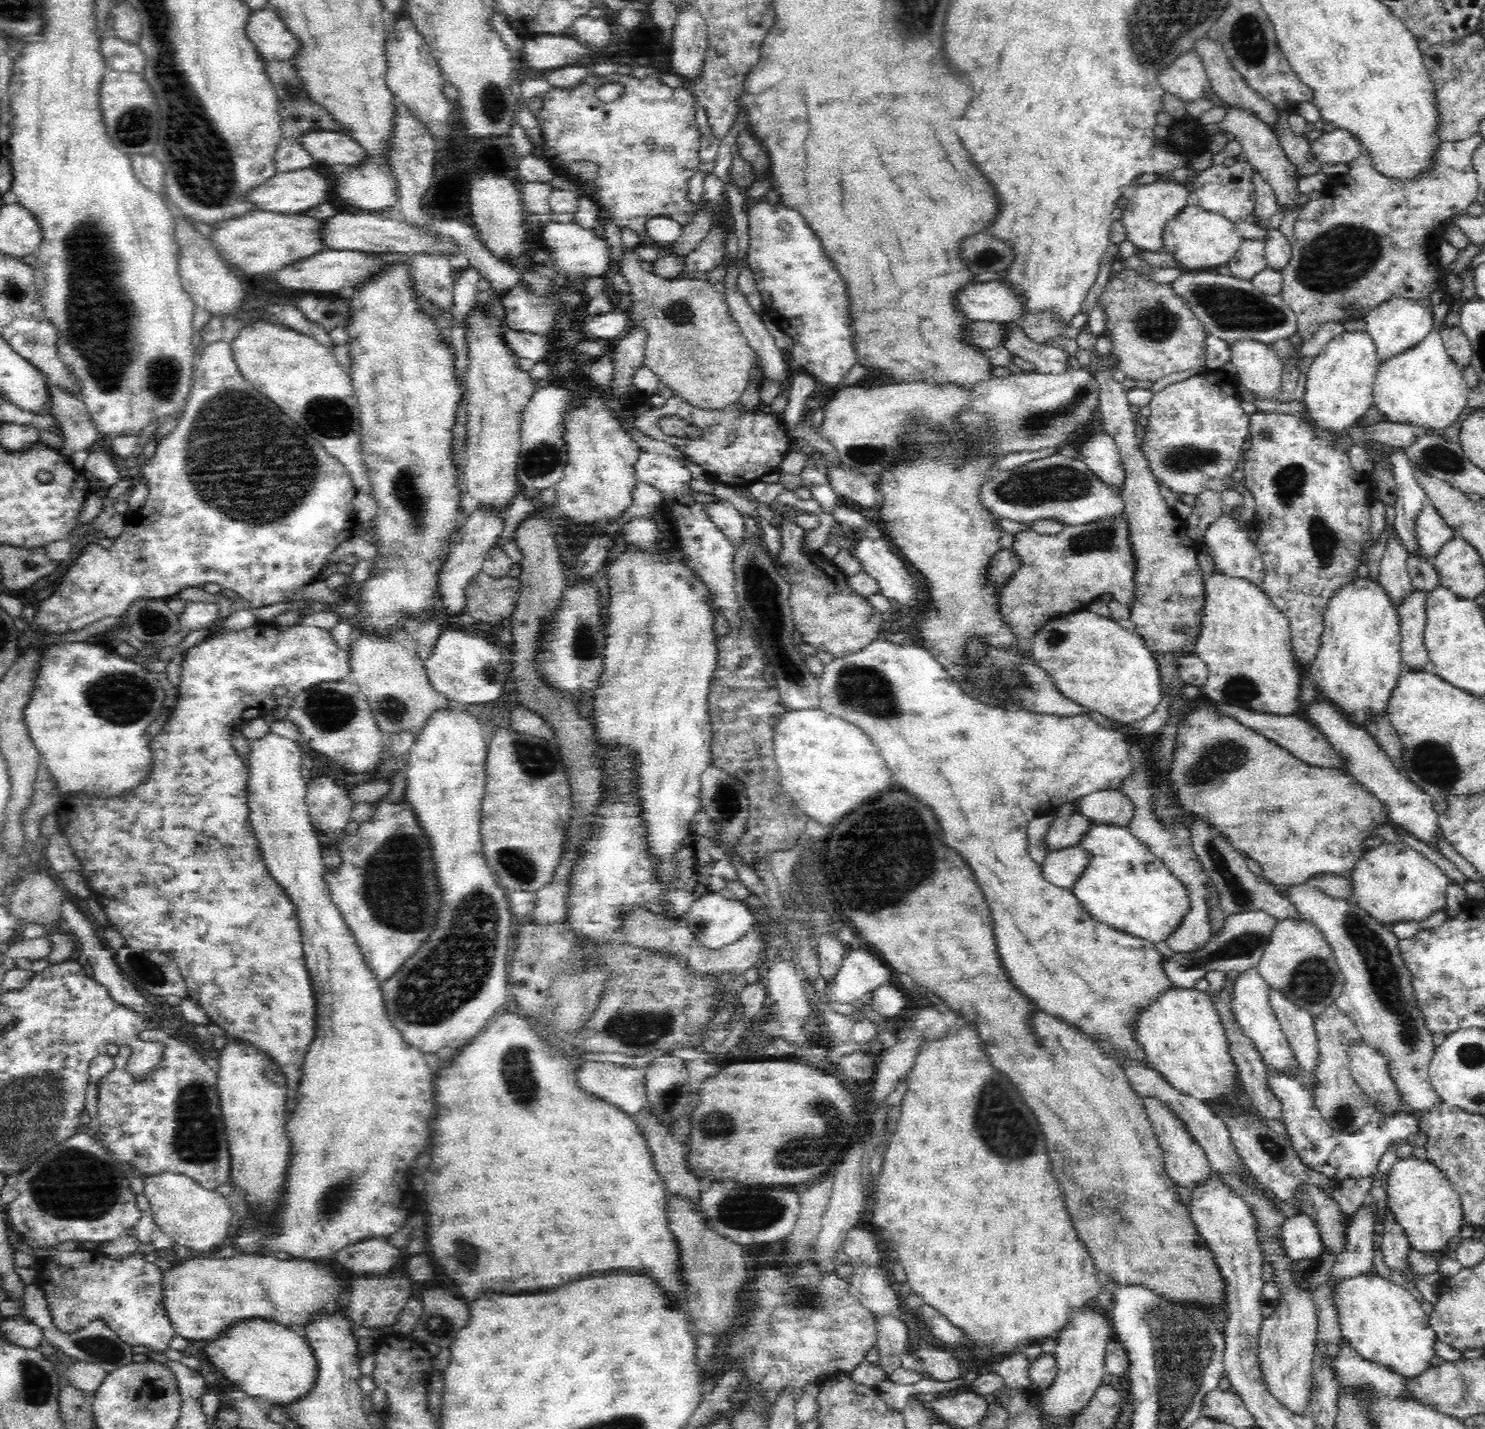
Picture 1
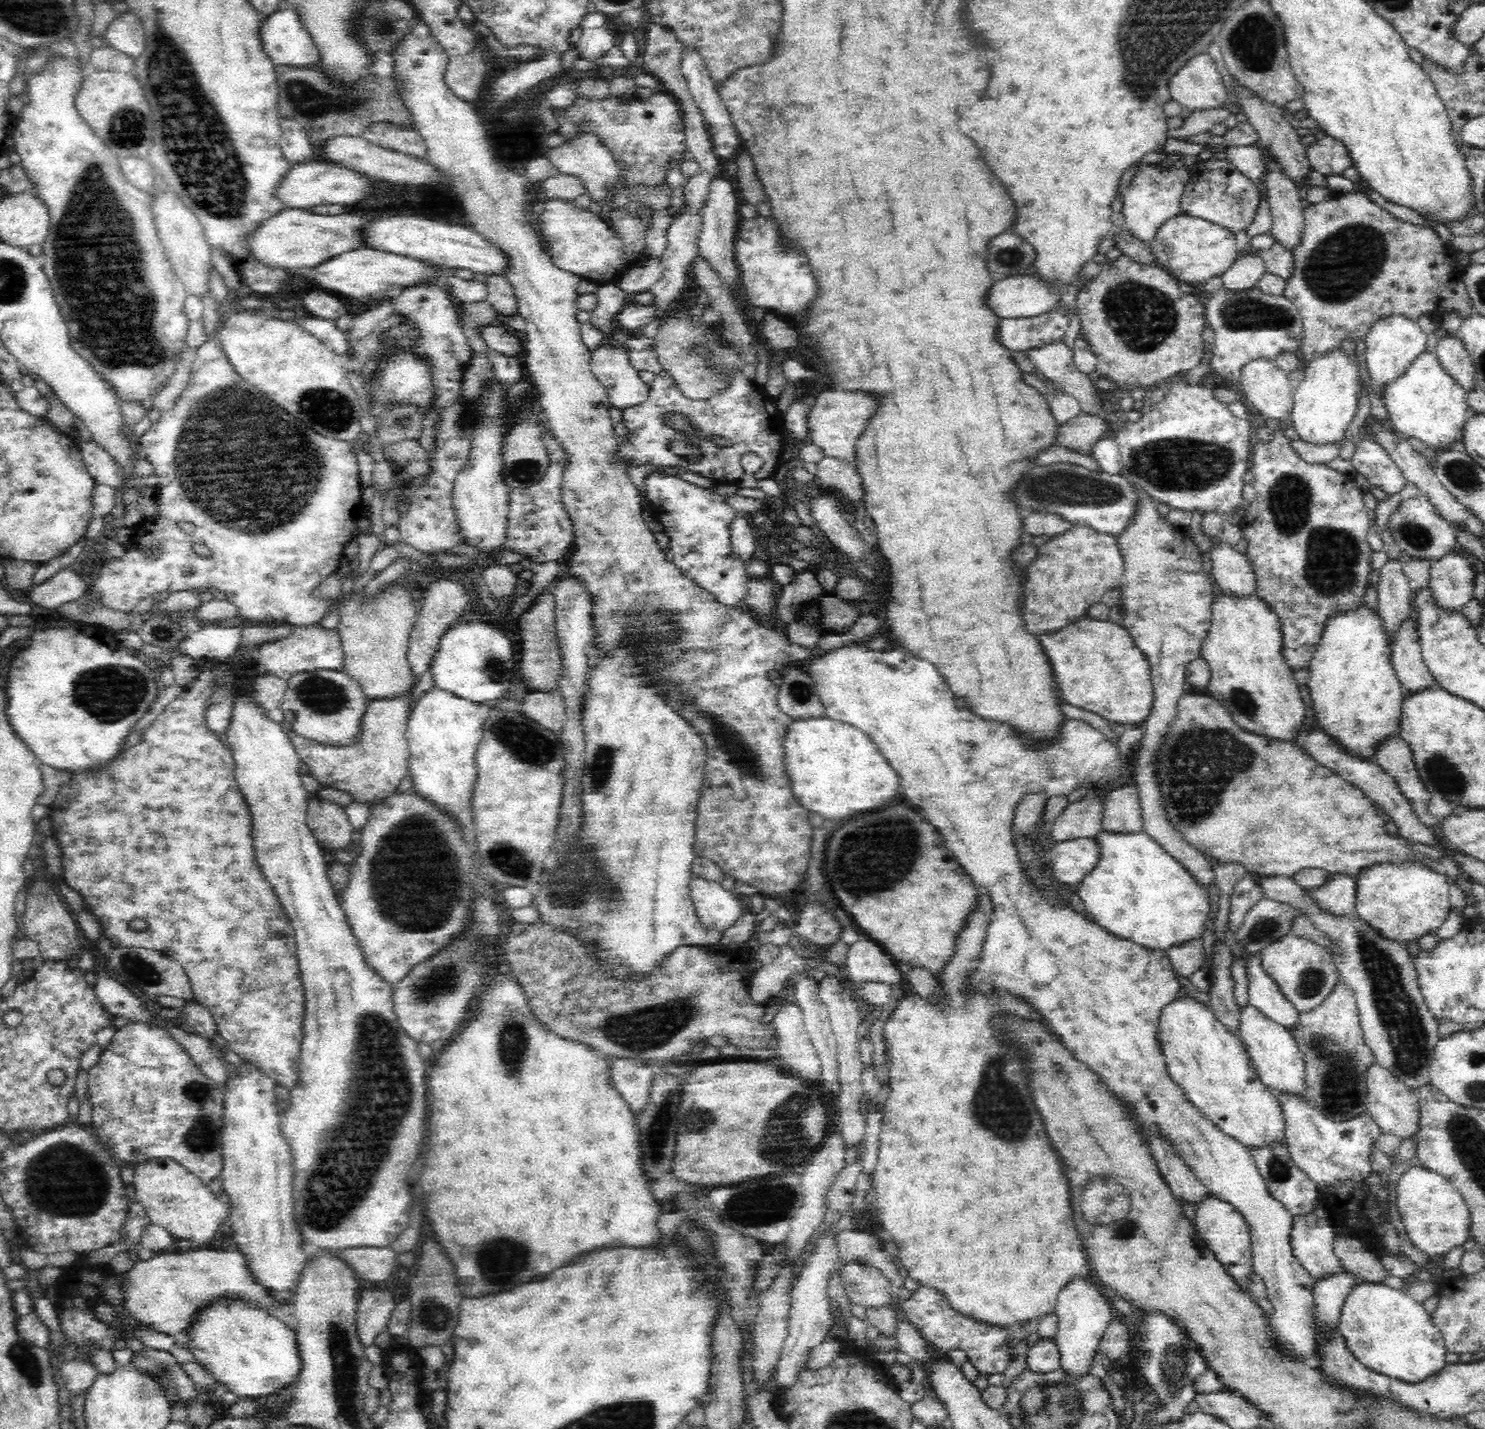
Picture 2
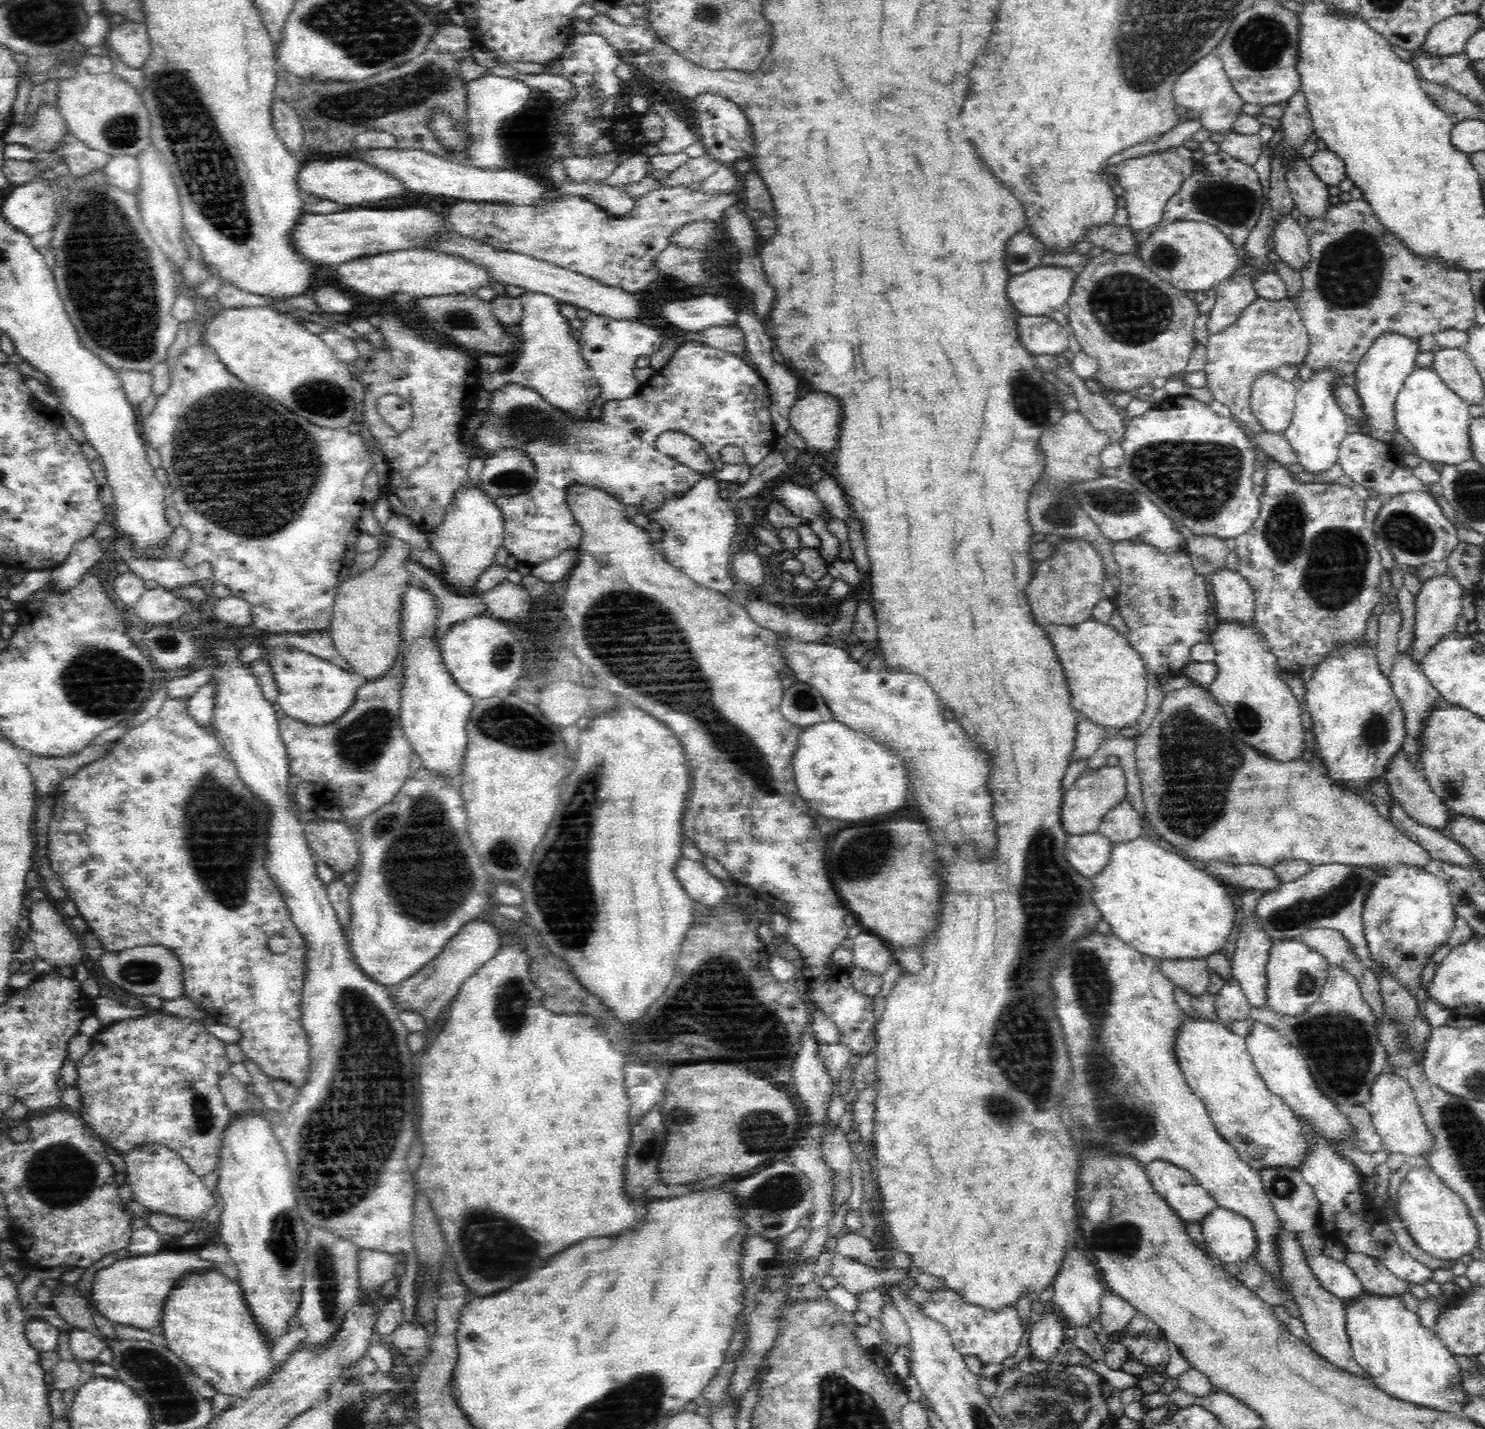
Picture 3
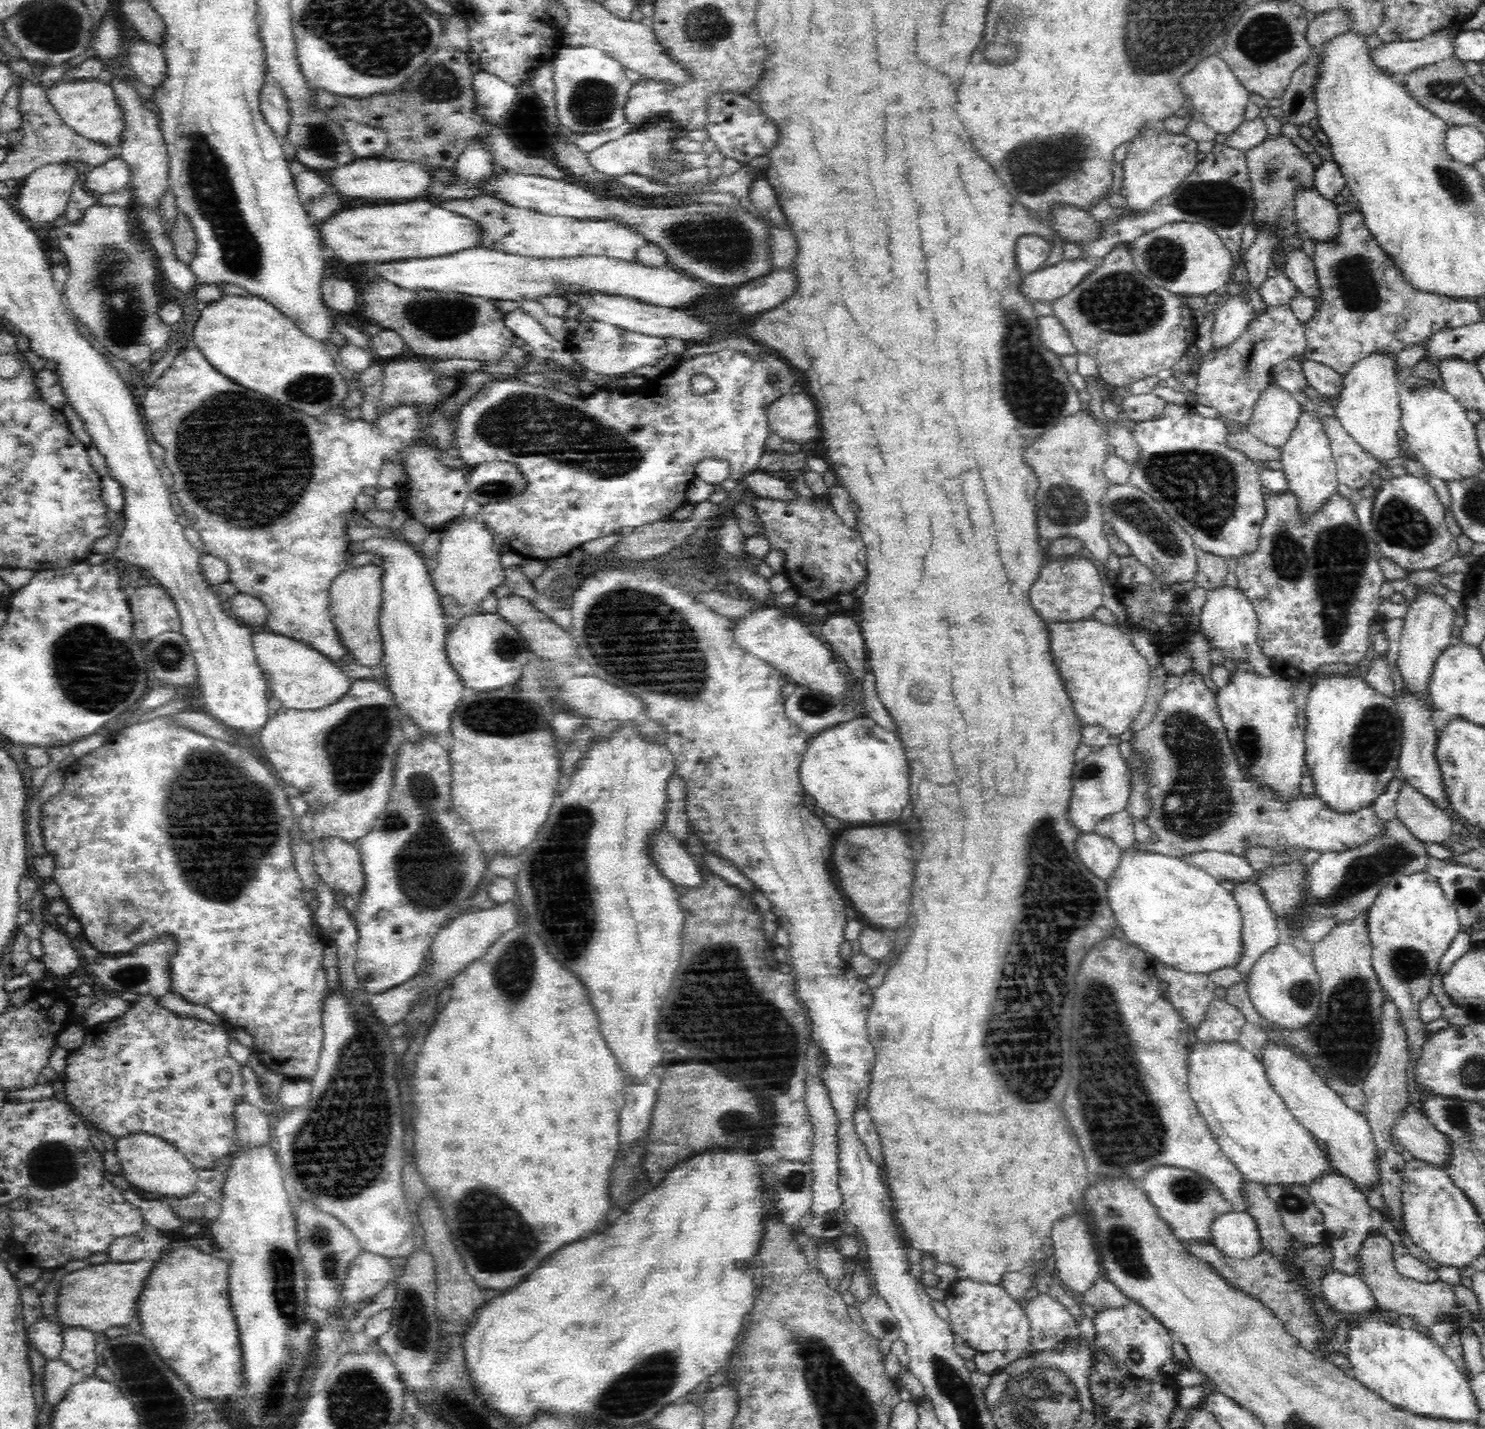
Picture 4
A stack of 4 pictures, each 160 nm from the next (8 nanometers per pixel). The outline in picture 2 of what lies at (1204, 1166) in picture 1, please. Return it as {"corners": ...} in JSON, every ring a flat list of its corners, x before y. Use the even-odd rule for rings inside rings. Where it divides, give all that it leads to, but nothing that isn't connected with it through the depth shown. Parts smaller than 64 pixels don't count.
{"corners":[[1152,1138,1148,1145,1160,1177,1168,1184,1168,1189,1178,1202,1198,1206,1209,1198,1208,1189,1194,1177,1193,1172,1177,1156,1168,1141]]}

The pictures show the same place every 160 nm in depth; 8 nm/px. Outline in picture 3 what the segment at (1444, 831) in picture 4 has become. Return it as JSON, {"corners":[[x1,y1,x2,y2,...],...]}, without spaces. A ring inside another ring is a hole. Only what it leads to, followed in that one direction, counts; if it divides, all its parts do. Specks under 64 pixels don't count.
{"corners":[[1400,750,1393,758,1387,774,1383,777,1389,796,1392,796,1397,805,1414,821,1422,826,1441,832,1450,824,1450,809,1436,794,1426,780,1424,771,1418,769,1412,761,1408,761,1405,752]]}

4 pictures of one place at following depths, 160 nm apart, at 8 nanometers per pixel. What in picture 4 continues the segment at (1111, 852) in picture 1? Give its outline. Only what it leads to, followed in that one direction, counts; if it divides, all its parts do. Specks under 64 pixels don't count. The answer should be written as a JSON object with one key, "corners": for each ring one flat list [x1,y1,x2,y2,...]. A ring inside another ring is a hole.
{"corners":[[1134,847,1128,848,1123,852,1123,861,1120,862,1120,868,1116,870,1114,876,1106,880,1108,883,1108,900,1110,906,1114,909,1118,926,1123,930,1126,937,1145,953,1150,953,1155,959,1166,966,1180,970,1187,974,1204,974,1208,975,1214,970,1220,968,1236,968,1240,960,1244,958,1243,944,1243,918,1240,907,1233,897,1233,893,1226,890,1220,885,1220,880,1208,874,1205,870,1190,866,1182,862,1179,857,1164,854,1154,854,1153,852,1140,852]]}

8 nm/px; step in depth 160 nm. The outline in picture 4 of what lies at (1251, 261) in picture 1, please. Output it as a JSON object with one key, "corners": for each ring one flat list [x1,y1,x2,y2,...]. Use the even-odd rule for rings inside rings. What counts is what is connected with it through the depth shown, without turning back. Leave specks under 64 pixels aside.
{"corners":[[1232,296,1225,304,1216,307,1215,320,1212,328,1212,346,1208,354,1223,350,1234,344,1247,330,1253,320,1254,310,1250,301]]}

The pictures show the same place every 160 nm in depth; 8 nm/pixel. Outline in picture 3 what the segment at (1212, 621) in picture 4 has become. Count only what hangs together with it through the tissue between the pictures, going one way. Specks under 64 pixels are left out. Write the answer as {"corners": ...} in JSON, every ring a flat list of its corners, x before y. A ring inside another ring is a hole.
{"corners":[[1226,568,1212,574,1207,581,1219,622,1249,626,1253,632,1259,633,1255,619,1255,596,1244,578,1236,570]]}

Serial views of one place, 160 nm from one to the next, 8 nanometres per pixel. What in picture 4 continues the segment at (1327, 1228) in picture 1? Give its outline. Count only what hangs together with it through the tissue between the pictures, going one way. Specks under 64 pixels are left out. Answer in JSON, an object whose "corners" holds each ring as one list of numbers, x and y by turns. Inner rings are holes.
{"corners":[[1372,1235,1367,1238,1359,1258,1364,1266,1362,1280,1374,1293,1380,1311,1412,1317,1413,1326,1423,1326,1425,1330,1447,1318,1450,1310,1457,1305,1458,1300,1450,1284,1440,1280,1431,1283,1414,1281,1398,1274,1393,1262,1393,1245,1386,1237]]}

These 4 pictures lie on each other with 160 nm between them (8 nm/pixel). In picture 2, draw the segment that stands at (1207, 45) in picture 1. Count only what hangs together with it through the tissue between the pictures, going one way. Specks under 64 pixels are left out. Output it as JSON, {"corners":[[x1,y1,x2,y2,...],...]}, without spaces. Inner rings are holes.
{"corners":[[1234,86,1232,92,1237,96,1237,104,1247,116,1247,121,1258,131,1259,139,1257,144,1266,148,1273,157,1275,164,1281,168,1282,174,1293,182,1298,188,1306,190,1312,188,1312,170,1310,159,1307,157,1307,148,1300,143,1300,137,1296,129,1284,118,1282,112,1284,109,1280,106,1274,106,1269,102,1254,98,1247,90,1240,90,1239,86]]}

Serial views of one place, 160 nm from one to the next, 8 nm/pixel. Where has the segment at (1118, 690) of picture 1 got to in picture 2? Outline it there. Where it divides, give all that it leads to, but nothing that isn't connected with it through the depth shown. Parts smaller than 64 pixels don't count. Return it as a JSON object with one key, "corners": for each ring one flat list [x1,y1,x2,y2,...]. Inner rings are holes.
{"corners":[[1084,615,1052,634,1042,634,1040,642,1052,662,1060,694,1068,704,1126,727,1147,720,1154,702,1149,664,1121,624]]}

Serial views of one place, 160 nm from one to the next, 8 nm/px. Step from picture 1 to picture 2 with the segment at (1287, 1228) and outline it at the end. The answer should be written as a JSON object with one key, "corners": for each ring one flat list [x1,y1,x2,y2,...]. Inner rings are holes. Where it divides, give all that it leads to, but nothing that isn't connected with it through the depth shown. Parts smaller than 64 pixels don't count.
{"corners":[[1318,1204,1315,1212,1308,1215,1293,1218,1293,1228,1291,1232,1291,1246,1294,1257,1304,1267,1304,1270,1315,1280,1332,1277,1332,1274,1344,1273,1344,1265,1336,1256,1333,1245,1337,1235,1334,1226,1330,1221,1330,1213,1324,1206]]}

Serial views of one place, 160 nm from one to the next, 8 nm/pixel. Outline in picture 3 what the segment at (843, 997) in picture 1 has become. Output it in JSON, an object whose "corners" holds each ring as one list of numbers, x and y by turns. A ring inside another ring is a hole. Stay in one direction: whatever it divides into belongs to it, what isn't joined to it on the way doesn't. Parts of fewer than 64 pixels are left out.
{"corners":[[861,932,853,940,853,965,884,974,892,958,889,945,870,932]]}

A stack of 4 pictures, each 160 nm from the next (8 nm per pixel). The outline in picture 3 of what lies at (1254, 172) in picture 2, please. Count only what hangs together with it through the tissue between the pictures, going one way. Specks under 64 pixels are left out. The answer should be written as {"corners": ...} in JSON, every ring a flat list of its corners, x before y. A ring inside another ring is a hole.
{"corners":[[1232,130,1226,133,1226,138,1219,144,1219,150,1254,165,1262,153,1262,138,1259,133,1240,134]]}

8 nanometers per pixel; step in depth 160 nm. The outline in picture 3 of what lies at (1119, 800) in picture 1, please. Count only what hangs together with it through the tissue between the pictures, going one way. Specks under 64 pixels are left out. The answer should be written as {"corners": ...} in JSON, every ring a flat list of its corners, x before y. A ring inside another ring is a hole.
{"corners":[[1124,798,1103,818,1097,832,1116,844,1141,837,1142,827,1139,814,1130,806,1127,798]]}

